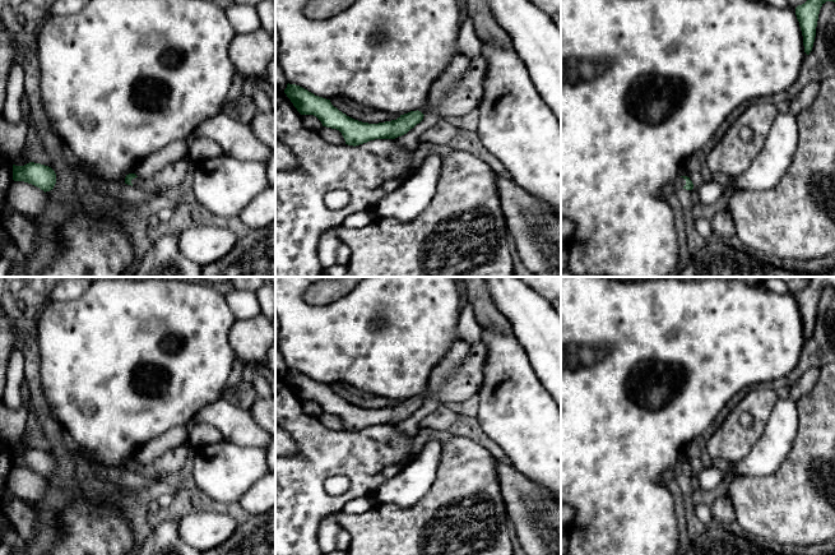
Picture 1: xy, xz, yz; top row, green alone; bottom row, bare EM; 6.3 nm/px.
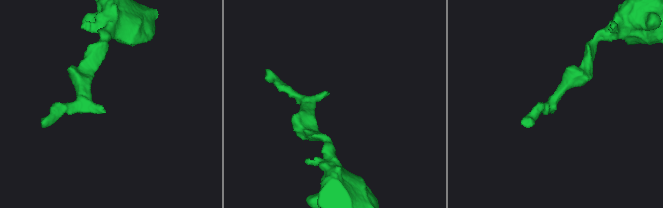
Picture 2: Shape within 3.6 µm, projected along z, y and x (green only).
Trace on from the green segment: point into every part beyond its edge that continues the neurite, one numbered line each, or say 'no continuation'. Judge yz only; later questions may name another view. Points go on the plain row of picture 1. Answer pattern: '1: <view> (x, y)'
1: yz (680, 467)

